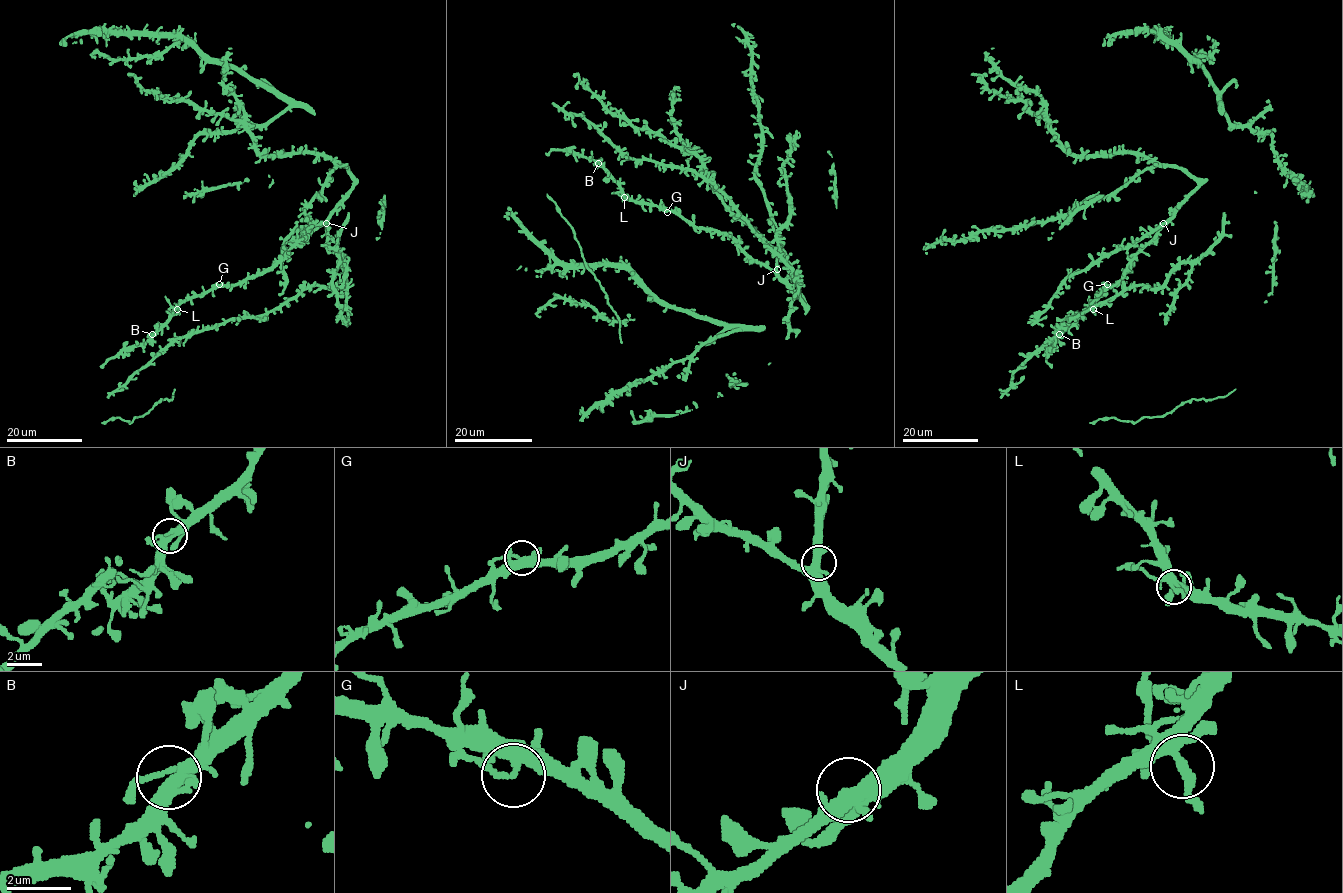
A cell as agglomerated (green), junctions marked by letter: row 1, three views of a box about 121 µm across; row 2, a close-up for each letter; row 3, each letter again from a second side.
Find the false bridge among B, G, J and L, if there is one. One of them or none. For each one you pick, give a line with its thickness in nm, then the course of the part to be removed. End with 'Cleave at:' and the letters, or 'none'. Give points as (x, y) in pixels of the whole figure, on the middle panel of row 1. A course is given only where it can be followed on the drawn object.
L: Thickness 240 nm. Course of the part to remove: (624, 197), (611, 193)
Cleave at: L

